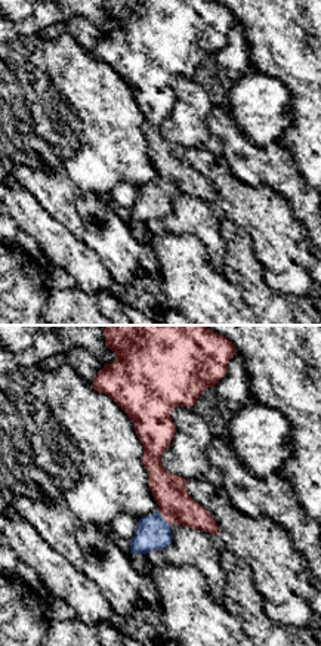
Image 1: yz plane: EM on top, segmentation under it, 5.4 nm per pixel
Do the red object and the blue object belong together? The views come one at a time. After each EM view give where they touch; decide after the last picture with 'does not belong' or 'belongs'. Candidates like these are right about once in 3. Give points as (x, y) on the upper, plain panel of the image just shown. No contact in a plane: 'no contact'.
contact (164, 188)

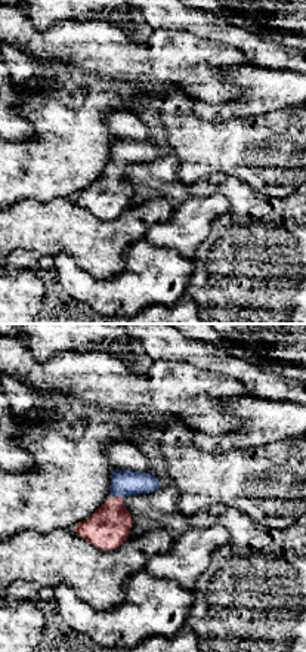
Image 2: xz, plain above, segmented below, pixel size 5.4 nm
contact (117, 166)

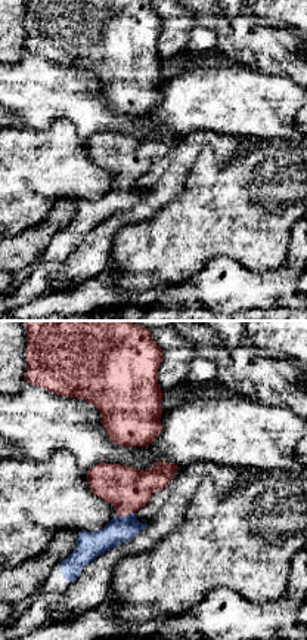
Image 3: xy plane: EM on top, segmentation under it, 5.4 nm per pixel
contact (124, 184)

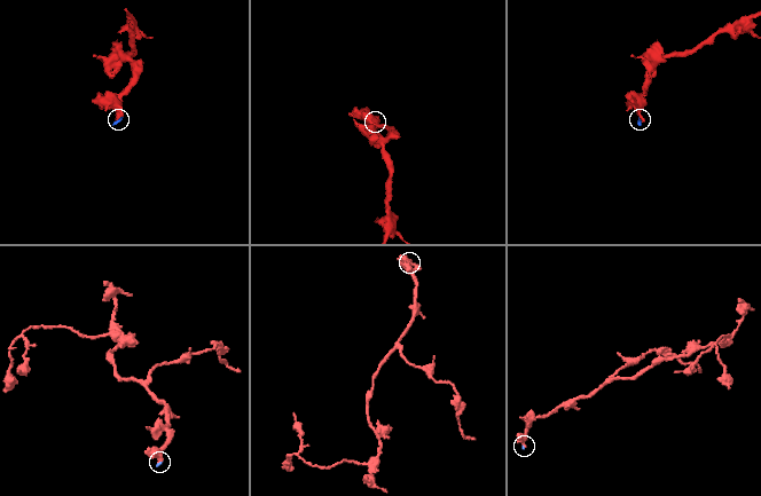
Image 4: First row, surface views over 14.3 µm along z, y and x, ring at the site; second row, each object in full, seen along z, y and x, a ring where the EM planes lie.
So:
belongs

